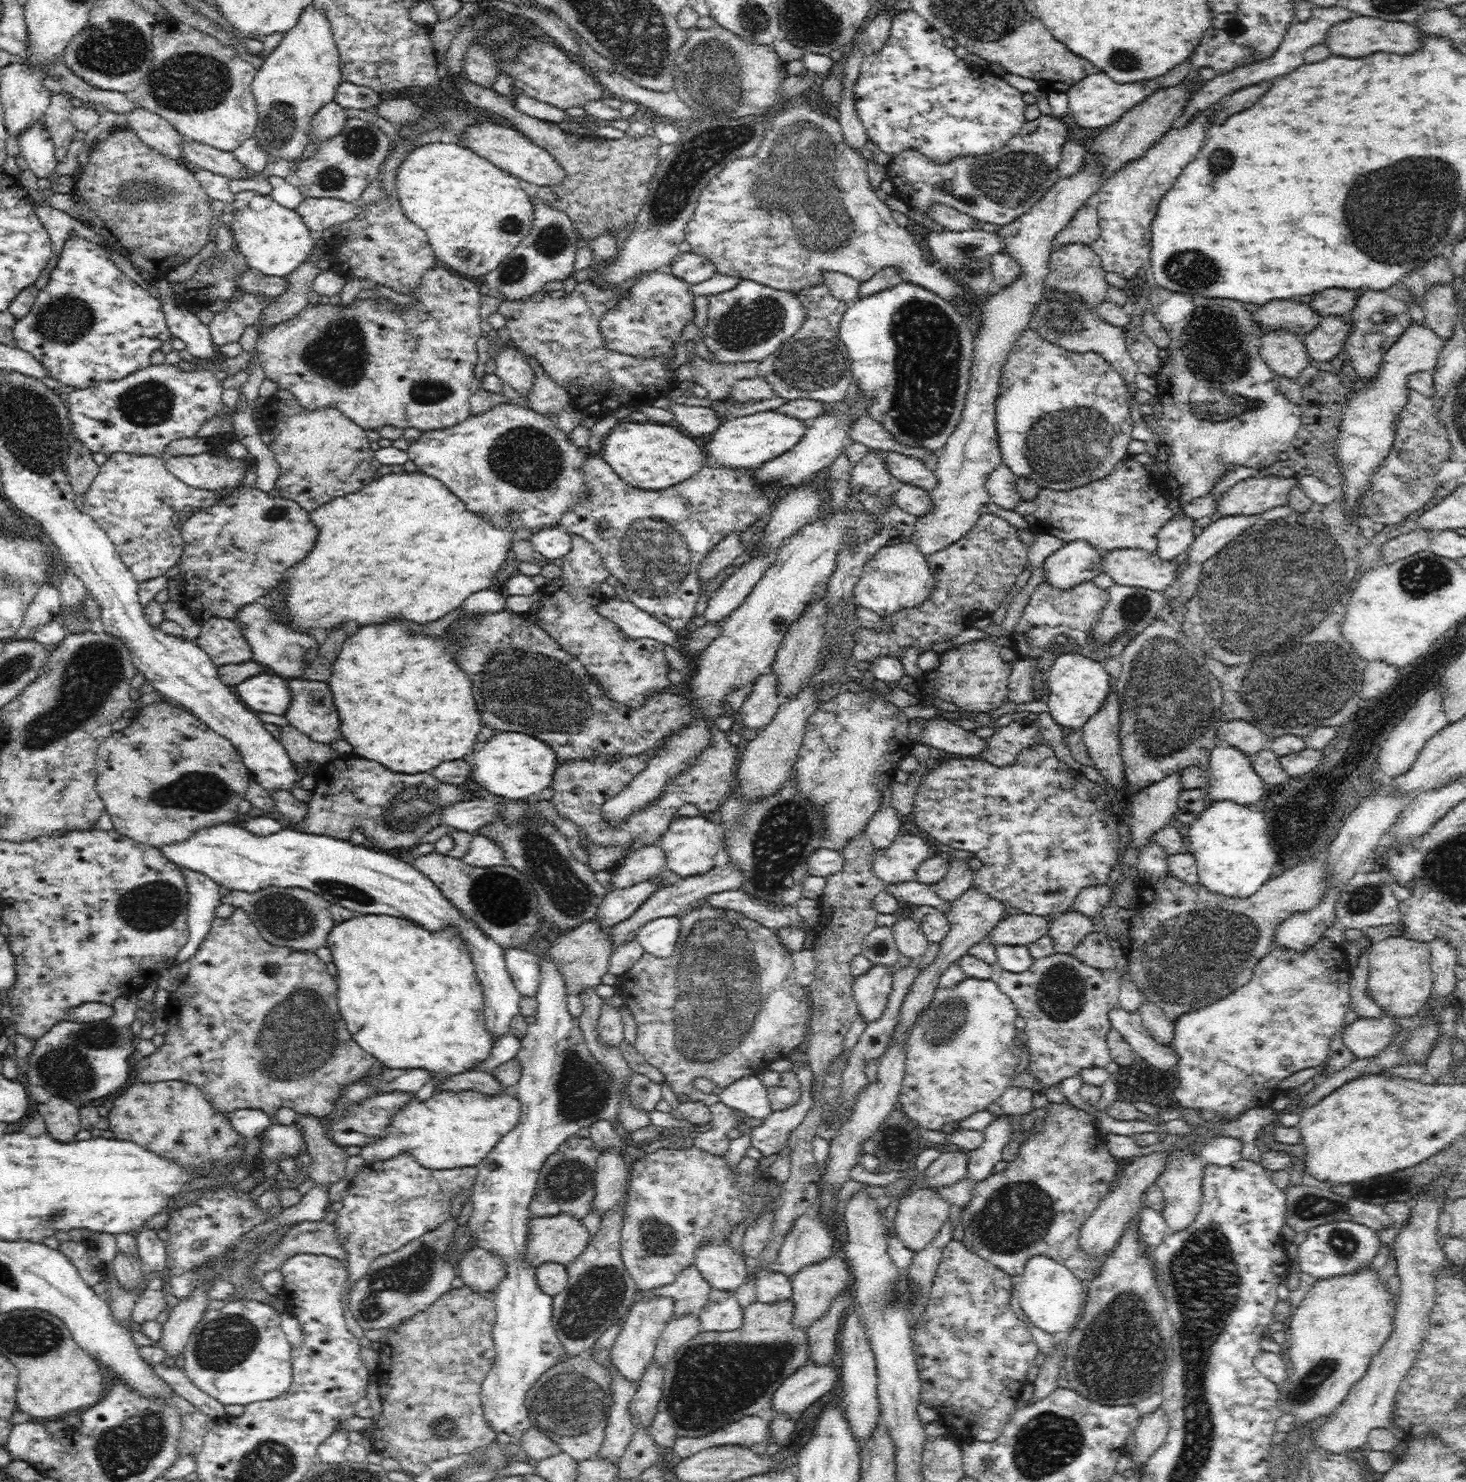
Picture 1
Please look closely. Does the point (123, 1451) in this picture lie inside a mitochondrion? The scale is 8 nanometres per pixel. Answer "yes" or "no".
yes

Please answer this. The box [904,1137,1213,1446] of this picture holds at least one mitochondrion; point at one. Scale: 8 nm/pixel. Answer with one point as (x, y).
(1122, 1357)

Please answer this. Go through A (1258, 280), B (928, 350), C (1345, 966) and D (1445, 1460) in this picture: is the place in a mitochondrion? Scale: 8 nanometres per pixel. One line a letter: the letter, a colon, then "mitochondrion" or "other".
A: other
B: mitochondrion
C: other
D: other

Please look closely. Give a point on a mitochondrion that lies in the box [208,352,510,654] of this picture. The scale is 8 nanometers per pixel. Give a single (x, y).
(427, 390)

